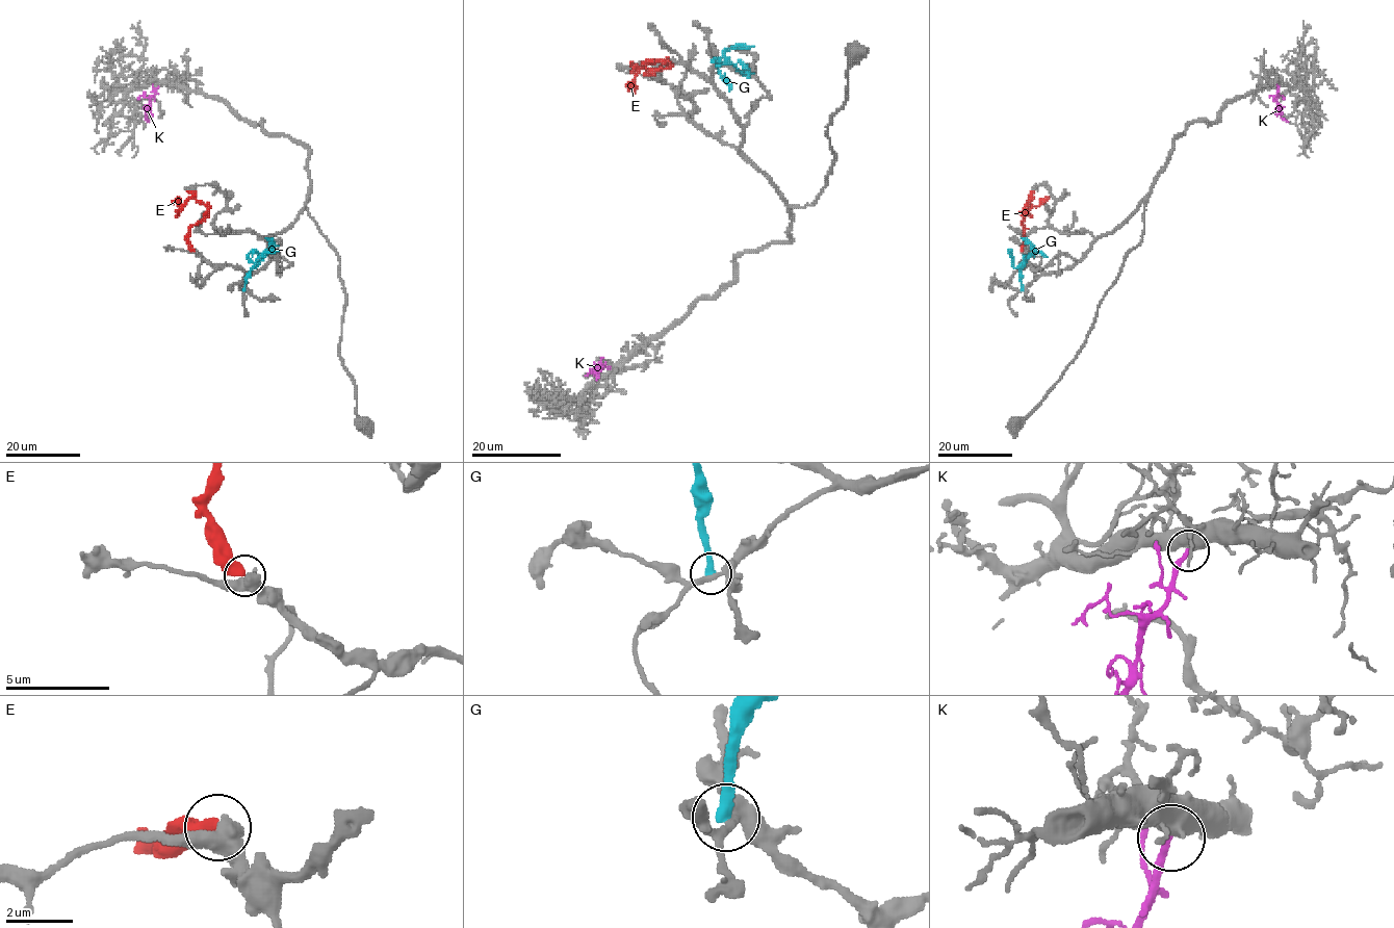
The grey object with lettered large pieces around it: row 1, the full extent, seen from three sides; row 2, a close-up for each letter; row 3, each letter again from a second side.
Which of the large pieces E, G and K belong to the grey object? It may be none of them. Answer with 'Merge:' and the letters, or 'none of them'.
Merge: K

